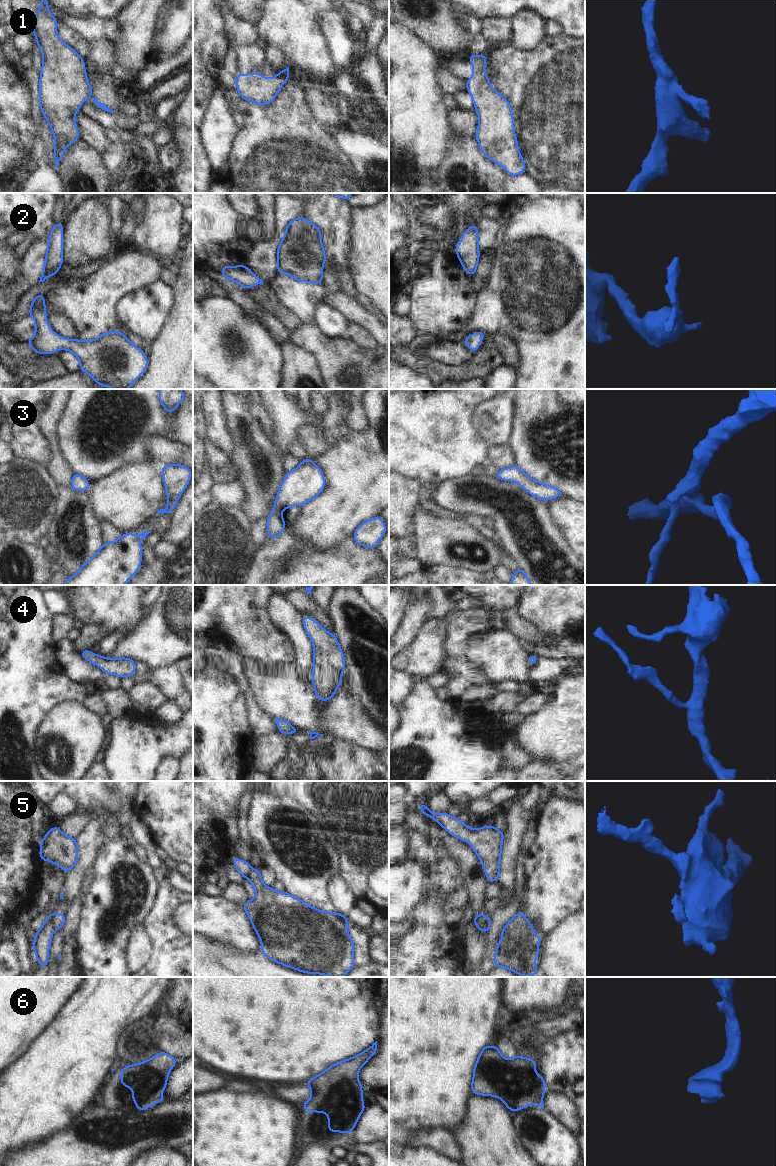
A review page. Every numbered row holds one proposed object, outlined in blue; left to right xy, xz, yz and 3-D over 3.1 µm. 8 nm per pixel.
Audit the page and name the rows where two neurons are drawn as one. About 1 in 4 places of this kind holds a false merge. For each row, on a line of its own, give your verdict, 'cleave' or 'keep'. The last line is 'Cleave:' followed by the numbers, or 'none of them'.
1: keep
2: keep
3: keep
4: keep
5: cleave
6: keep
Cleave: 5

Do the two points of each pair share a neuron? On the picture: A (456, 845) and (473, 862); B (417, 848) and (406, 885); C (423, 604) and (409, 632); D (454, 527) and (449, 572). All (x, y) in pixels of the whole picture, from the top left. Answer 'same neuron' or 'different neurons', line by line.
A: same neuron
B: different neurons
C: same neuron
D: different neurons

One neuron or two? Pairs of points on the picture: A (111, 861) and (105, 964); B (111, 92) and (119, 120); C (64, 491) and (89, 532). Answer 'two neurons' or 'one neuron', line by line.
A: one neuron
B: two neurons
C: one neuron

